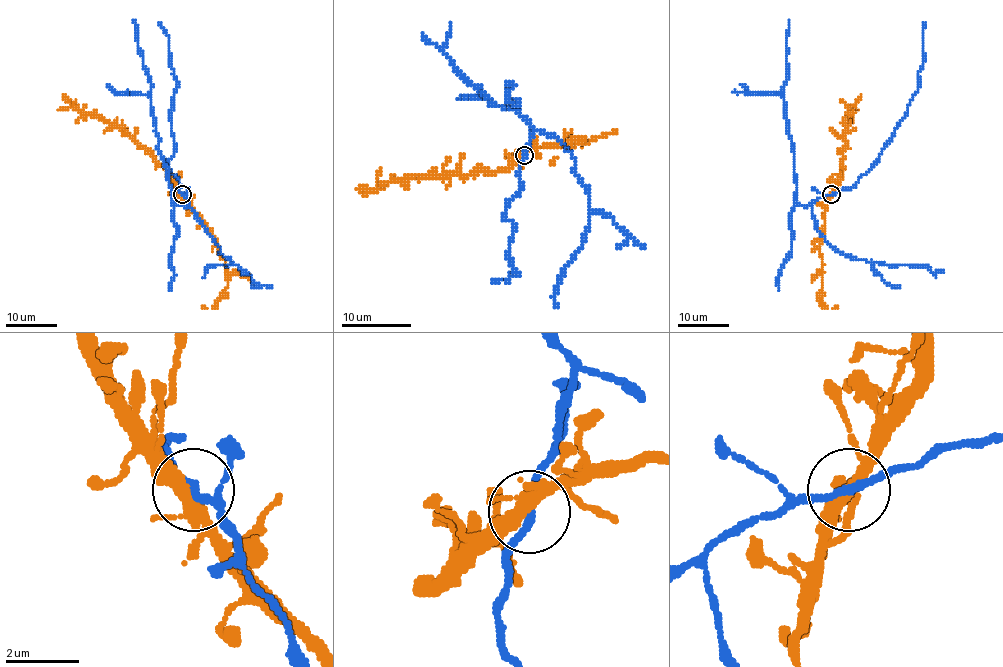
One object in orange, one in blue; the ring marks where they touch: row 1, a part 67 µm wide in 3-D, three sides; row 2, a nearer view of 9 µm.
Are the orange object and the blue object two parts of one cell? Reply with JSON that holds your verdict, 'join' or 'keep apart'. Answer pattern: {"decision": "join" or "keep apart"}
{"decision": "join"}

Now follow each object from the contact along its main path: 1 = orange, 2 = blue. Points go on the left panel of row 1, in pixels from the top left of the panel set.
1: (182, 194), (169, 174), (146, 150), (96, 116), (81, 114), (62, 97)
2: (182, 194), (188, 203), (179, 206), (173, 201), (159, 149), (151, 87), (132, 20)

